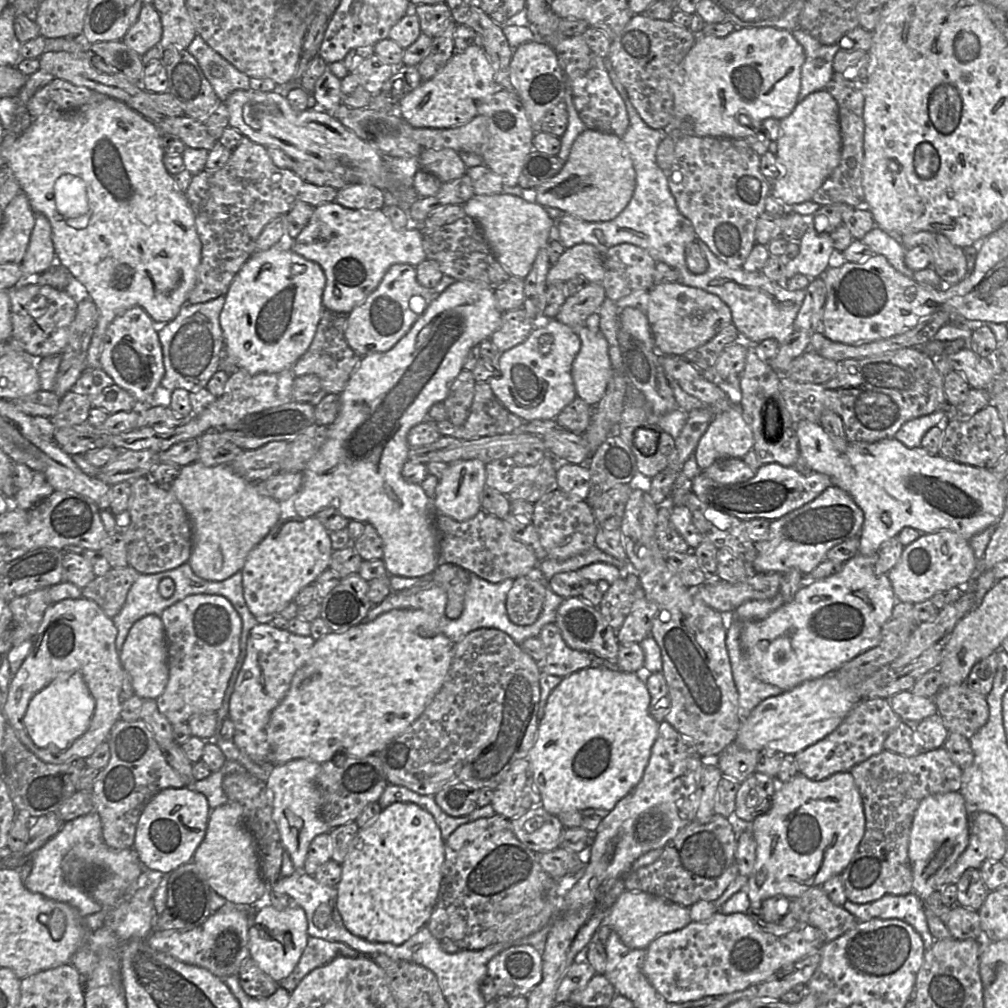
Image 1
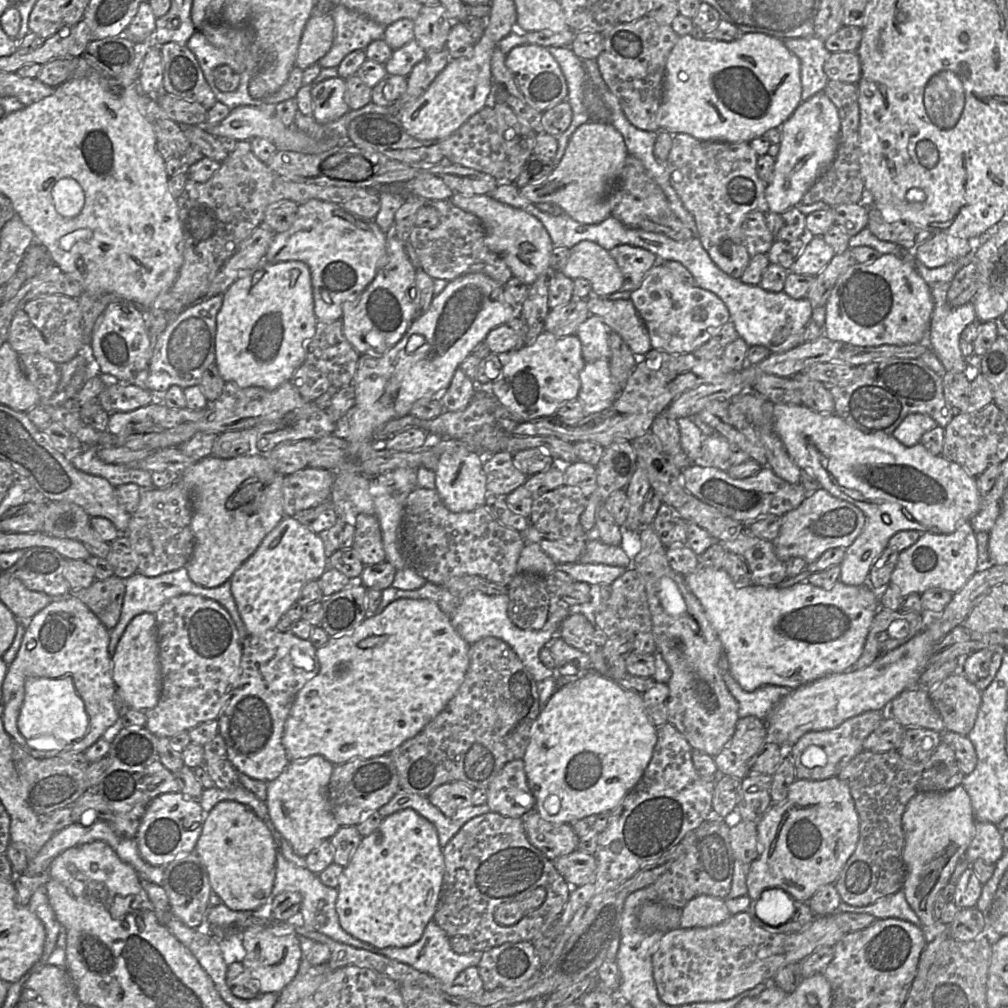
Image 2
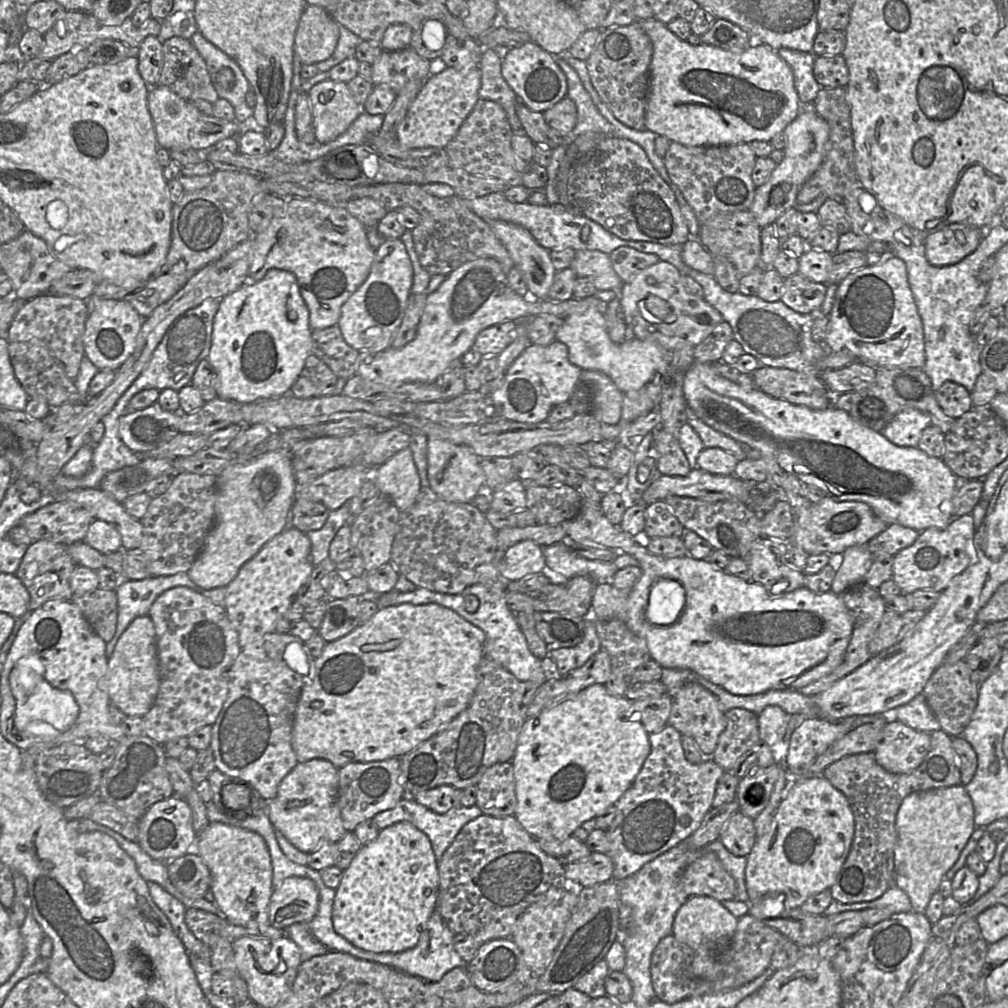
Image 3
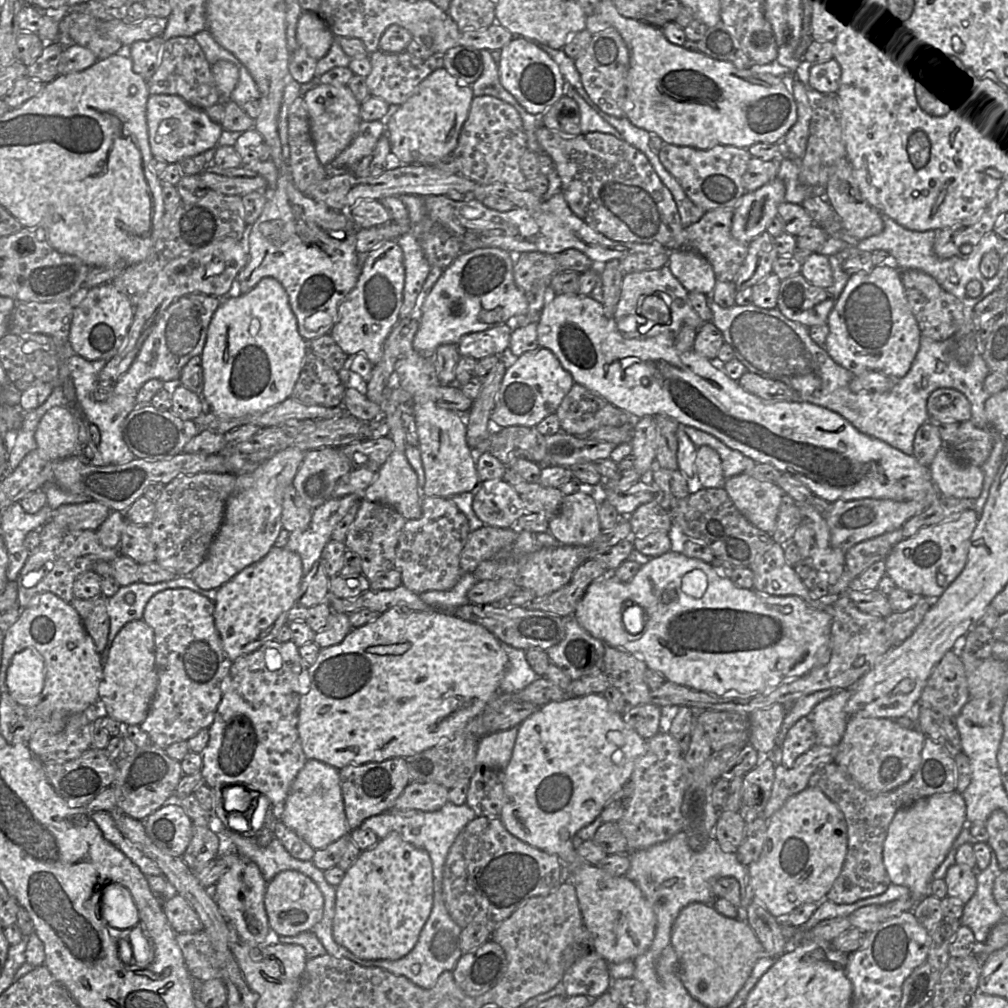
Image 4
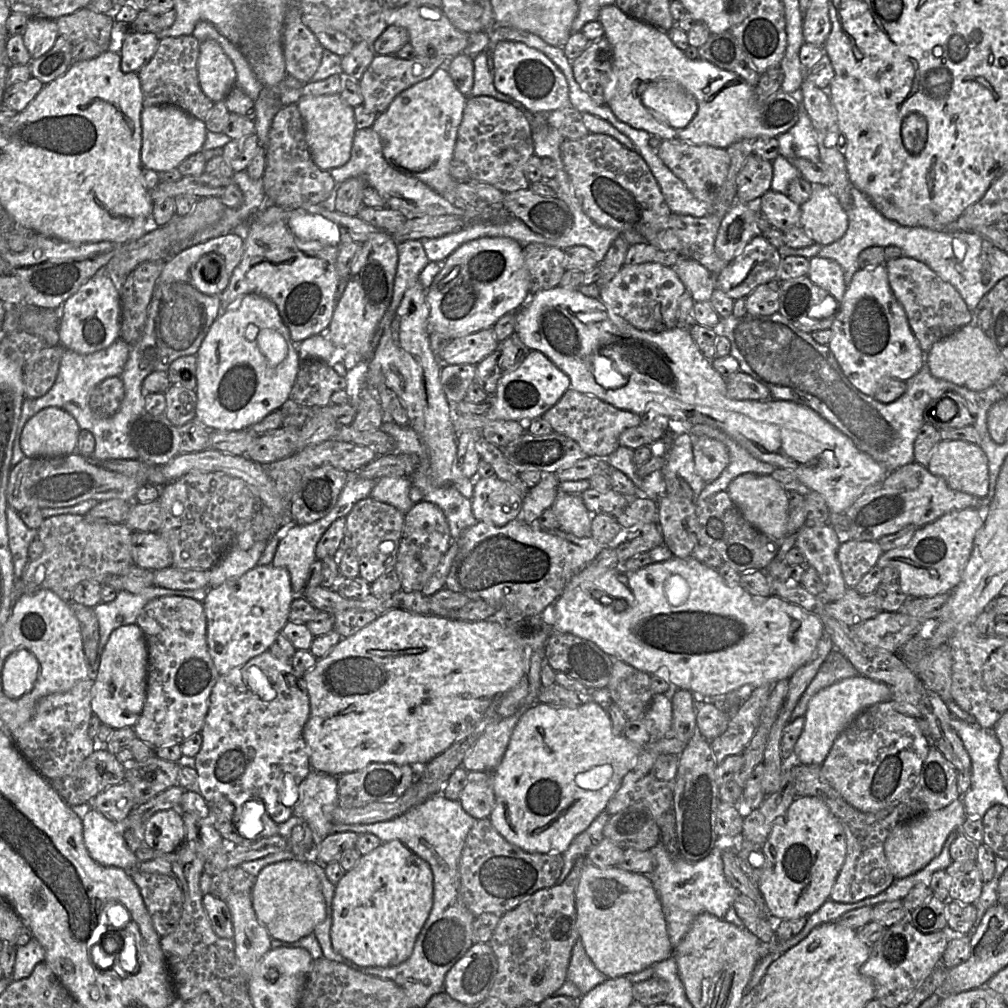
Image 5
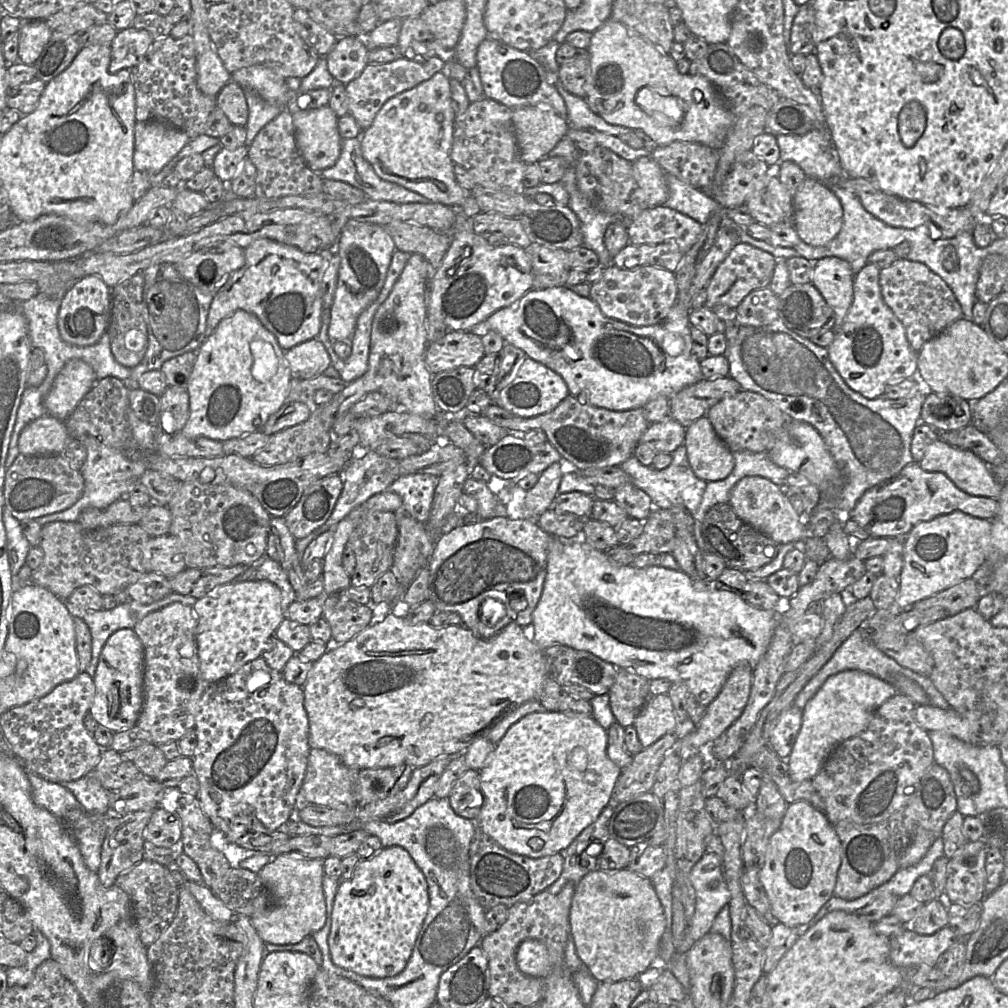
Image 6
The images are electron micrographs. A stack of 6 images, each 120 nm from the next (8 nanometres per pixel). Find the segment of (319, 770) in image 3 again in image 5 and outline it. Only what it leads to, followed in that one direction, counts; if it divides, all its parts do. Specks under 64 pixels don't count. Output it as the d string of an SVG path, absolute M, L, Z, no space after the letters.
M311 770L299 787L293 814L302 818L317 839L333 833L333 811L338 806L337 776Z

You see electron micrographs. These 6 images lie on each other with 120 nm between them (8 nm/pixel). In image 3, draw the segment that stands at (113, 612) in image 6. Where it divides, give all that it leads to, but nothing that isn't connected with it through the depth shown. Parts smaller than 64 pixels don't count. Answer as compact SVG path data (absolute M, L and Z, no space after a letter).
M179 572L174 575L159 576L159 577L150 577L144 580L129 580L121 579L119 585L115 589L117 598L118 598L118 621L117 621L117 630L114 637L106 647L106 656L107 660L113 655L115 646L120 639L121 635L125 632L128 626L132 623L134 619L140 616L147 616L151 609L151 606L155 600L165 591L177 587L185 586L188 587L203 596L211 600L212 603L224 607L225 606L225 592L226 587L218 587L214 589L203 589L197 586L190 578L186 572Z

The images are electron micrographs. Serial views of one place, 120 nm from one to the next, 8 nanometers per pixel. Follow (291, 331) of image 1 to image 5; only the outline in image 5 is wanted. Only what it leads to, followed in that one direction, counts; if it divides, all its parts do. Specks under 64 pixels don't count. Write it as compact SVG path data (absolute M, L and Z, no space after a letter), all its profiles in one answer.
M247 294L232 302L230 308L222 309L221 313L212 323L208 333L203 339L199 350L197 351L197 366L196 366L196 388L197 395L195 419L209 430L248 430L253 424L261 421L265 416L274 410L280 409L285 401L289 399L291 389L295 382L301 359L298 354L297 347L299 343L294 343L290 337L290 332L284 324L276 305L268 298L260 294Z

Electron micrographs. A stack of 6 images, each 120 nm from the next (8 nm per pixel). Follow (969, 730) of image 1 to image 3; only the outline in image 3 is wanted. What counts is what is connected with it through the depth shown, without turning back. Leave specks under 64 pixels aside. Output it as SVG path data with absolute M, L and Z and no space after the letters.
M960 660L954 664L942 663L927 681L923 694L939 721L941 730L952 738L962 737L963 731L969 724L977 706L979 695L979 684L972 679L965 660Z

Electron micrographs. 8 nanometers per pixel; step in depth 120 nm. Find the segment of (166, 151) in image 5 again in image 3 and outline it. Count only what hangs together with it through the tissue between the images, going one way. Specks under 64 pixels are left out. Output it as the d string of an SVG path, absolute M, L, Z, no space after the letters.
M155 86L148 94L148 110L151 114L157 143L165 149L183 148L209 150L215 144L229 137L236 137L246 124L207 116L188 101L167 87Z

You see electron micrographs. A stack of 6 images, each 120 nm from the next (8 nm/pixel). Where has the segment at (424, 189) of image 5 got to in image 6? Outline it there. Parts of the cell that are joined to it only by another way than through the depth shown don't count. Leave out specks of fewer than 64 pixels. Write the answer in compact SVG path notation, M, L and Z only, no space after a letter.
M361 134L342 140L337 162L320 174L323 179L342 181L362 190L369 199L399 204L430 202L412 190L381 179L362 155Z

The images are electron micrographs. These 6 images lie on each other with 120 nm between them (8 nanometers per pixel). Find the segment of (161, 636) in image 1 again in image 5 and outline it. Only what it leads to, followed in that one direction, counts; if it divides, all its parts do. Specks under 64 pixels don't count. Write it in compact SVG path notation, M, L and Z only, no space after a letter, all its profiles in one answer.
M137 624L125 625L116 629L110 636L101 656L92 687L91 708L103 724L114 730L131 727L137 723L145 703L148 677L148 648L143 631Z

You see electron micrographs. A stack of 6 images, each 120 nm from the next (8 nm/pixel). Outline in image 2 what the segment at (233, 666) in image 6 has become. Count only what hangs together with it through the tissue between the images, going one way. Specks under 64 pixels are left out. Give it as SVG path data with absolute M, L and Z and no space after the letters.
M285 516L230 578L231 593L248 635L275 629L305 584L318 580L327 570L328 559L320 536L296 517Z

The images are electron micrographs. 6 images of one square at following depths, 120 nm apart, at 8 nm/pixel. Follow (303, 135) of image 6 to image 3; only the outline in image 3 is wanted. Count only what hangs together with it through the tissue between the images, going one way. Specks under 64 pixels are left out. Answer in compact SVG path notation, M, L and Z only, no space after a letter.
M327 79L307 93L313 117L314 134L319 143L327 143L345 132L363 111L347 83Z

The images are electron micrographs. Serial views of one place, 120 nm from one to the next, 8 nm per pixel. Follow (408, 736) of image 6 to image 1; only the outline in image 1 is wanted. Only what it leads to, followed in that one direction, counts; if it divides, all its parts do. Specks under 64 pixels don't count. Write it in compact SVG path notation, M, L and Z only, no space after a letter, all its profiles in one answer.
M393 609L381 614L371 622L360 623L343 633L330 632L320 640L315 641L308 661L295 673L289 691L281 703L272 711L266 727L267 740L272 753L272 764L282 765L301 758L322 764L330 760L338 761L339 758L362 759L379 752L418 719L433 700L448 673L453 648L454 643L439 630L434 618L420 609Z

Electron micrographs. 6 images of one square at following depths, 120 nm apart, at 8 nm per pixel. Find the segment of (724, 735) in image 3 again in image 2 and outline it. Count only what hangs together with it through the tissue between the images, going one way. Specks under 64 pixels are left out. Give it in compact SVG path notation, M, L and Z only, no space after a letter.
M755 716L739 718L735 732L721 752L714 757L719 775L728 775L737 779L744 779L748 774L748 761L754 756L766 742L766 724Z

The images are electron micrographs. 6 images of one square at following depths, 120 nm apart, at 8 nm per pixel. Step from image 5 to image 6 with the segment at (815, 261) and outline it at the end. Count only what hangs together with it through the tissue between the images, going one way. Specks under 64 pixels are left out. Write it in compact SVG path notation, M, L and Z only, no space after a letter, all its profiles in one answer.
M825 257L814 262L812 283L835 314L833 331L838 334L851 307L855 274L846 260Z

